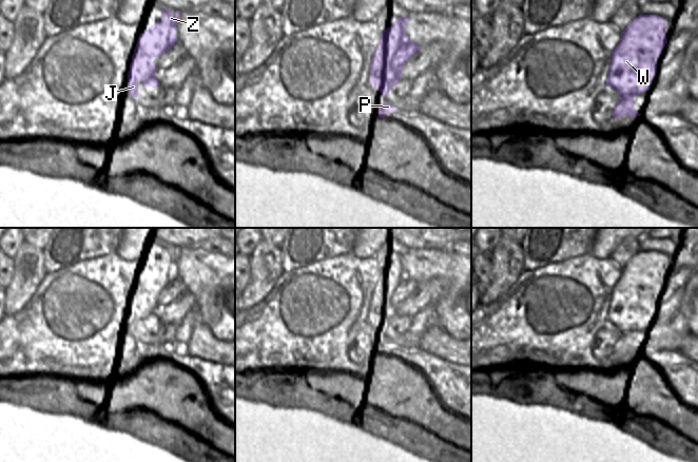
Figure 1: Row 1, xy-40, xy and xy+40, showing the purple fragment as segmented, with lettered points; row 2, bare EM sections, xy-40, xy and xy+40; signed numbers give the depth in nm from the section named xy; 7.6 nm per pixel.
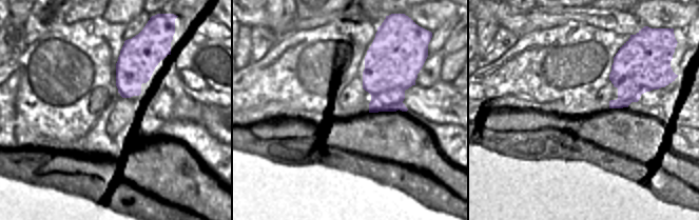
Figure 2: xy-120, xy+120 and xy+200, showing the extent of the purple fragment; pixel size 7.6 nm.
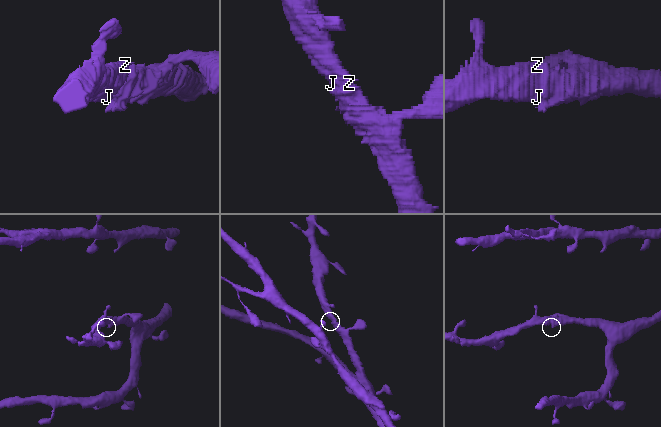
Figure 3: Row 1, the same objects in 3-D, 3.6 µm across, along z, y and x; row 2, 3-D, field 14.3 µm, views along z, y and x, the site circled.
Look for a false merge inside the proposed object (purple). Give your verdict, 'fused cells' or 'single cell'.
single cell

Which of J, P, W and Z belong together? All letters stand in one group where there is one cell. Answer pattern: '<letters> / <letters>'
J P W Z

